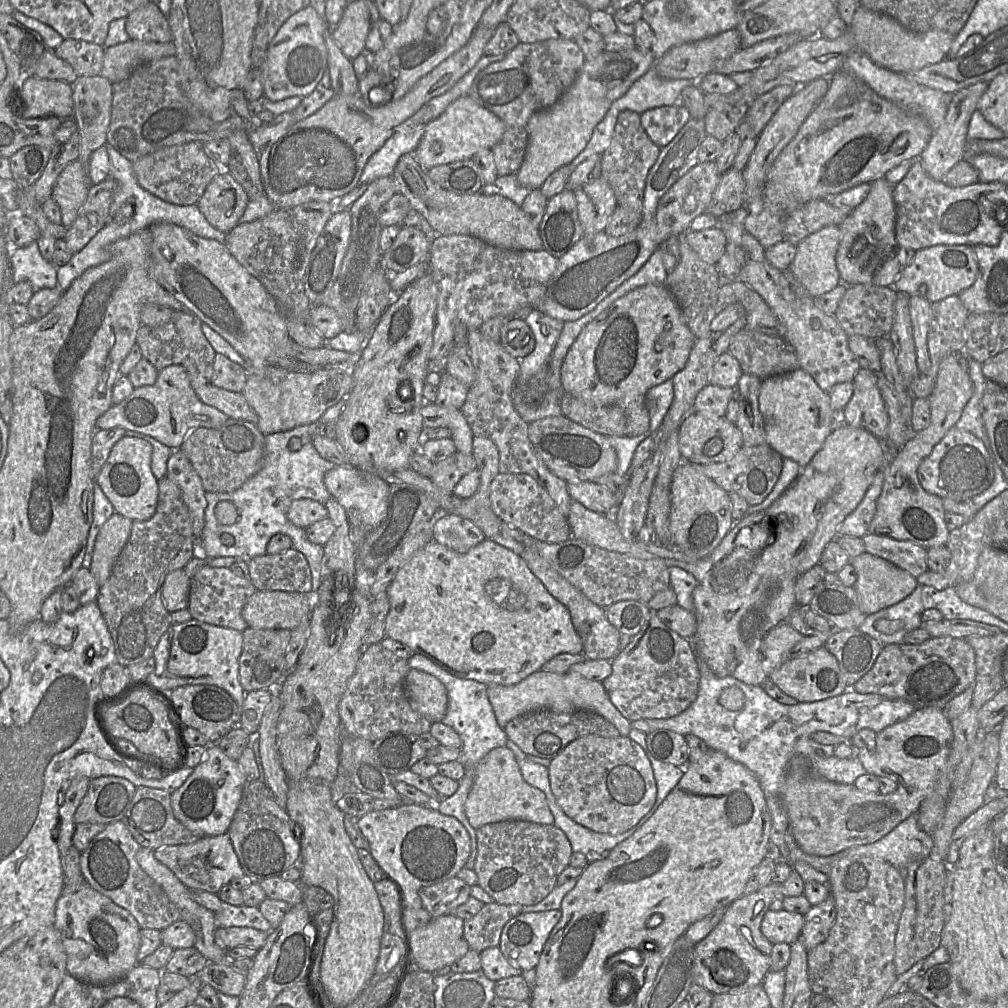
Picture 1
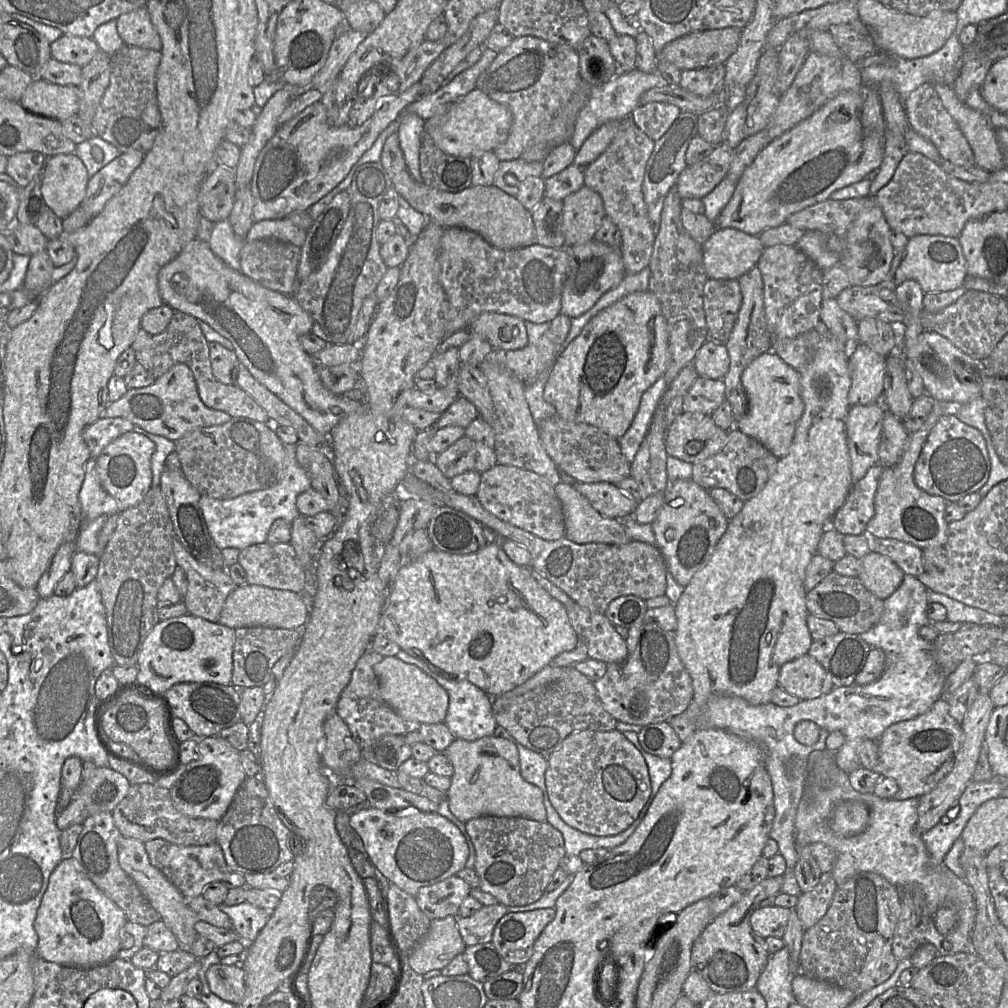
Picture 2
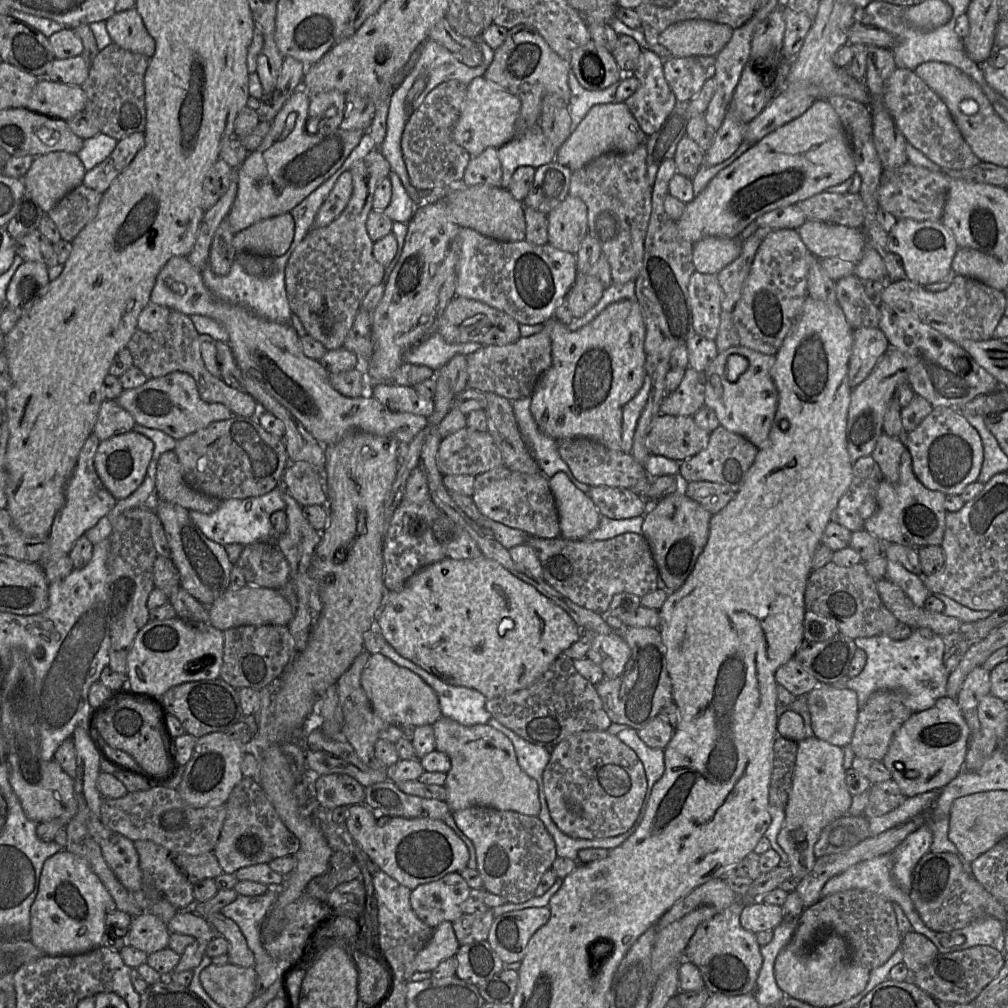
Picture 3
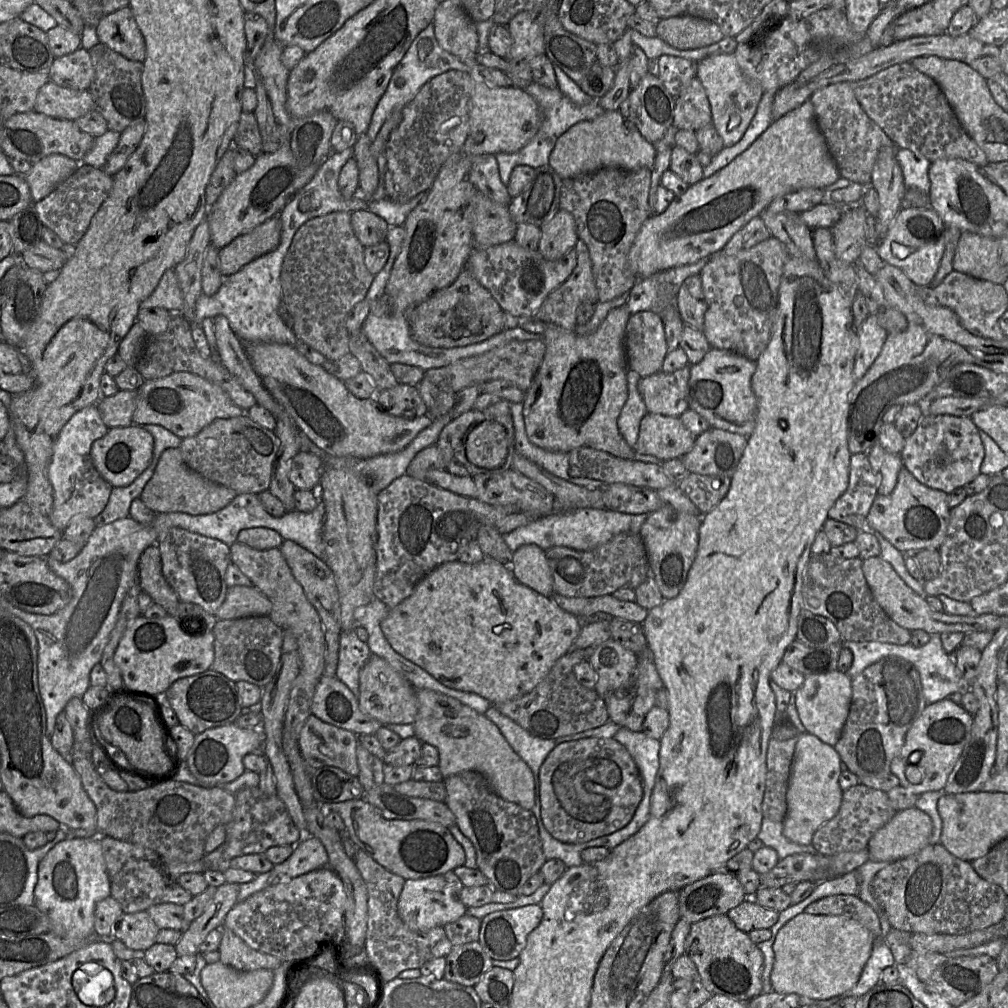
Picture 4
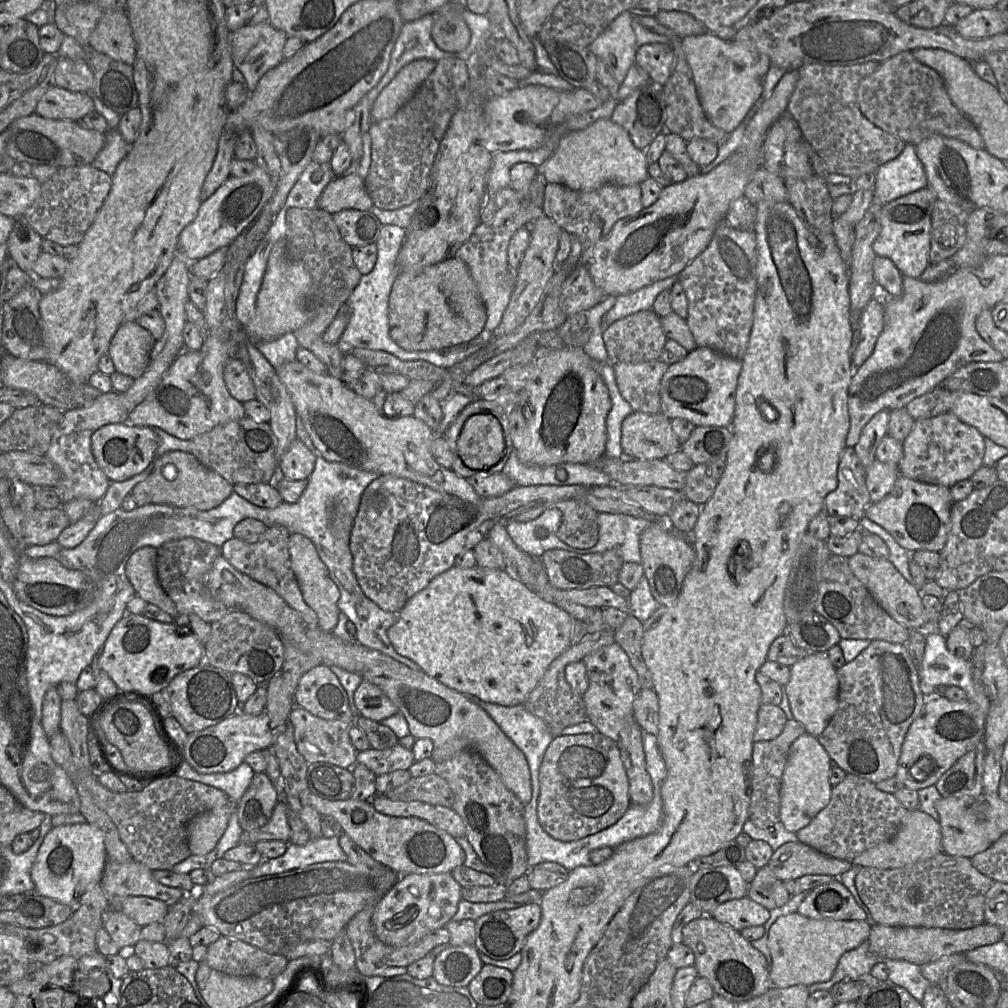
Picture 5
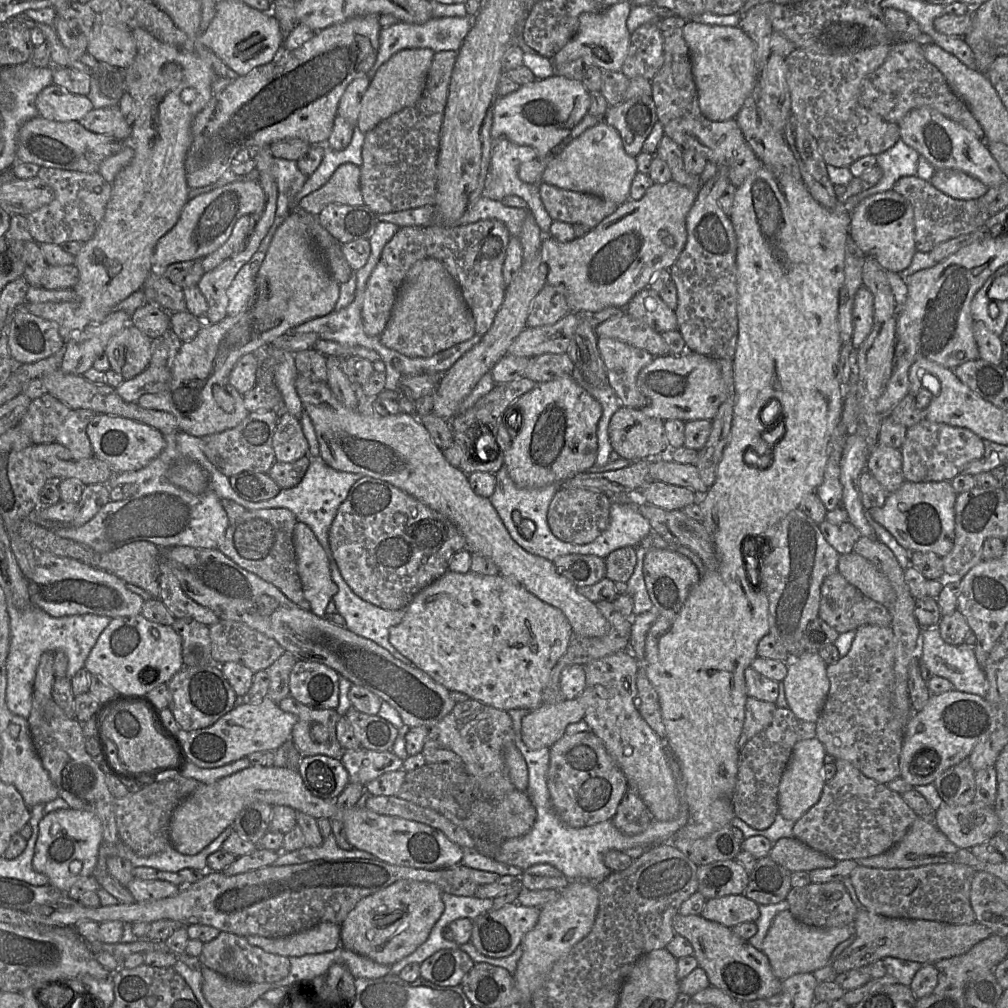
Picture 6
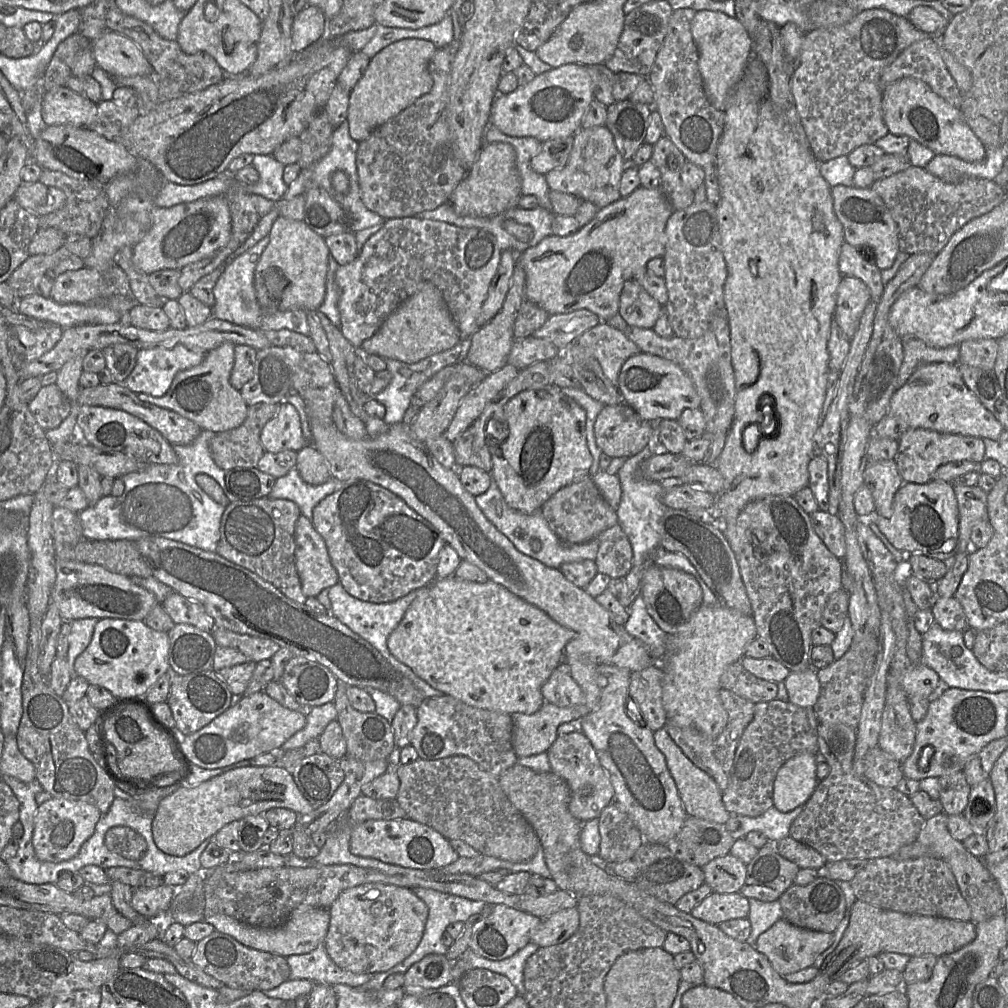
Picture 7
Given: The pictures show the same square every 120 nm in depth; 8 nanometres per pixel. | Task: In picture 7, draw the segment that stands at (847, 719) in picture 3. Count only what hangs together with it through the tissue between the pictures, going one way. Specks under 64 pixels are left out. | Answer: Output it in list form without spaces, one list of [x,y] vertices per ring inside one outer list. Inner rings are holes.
[[[809,667],[802,672],[791,672],[784,683],[791,703],[801,707],[813,707],[820,693],[817,670]]]

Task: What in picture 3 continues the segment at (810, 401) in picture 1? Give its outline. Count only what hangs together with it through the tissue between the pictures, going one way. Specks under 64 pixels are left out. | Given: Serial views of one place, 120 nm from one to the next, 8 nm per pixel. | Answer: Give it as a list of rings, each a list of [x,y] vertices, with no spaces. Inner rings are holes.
[[[739,345],[719,352],[704,371],[706,376],[704,406],[716,413],[720,426],[745,437],[757,447],[762,447],[767,442],[777,410],[778,391],[770,375],[774,363],[775,355],[763,354]],[[733,354],[743,356],[747,360],[747,368],[737,378],[730,374],[729,379],[723,379],[723,363]]]

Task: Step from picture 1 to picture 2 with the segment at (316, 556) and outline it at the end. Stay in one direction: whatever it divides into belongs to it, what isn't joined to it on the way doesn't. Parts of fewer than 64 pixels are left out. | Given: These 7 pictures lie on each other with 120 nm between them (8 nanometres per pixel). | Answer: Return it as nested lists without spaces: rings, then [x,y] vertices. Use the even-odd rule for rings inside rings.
[[[284,444],[284,448],[284,473],[282,479],[275,486],[248,492],[227,500],[201,497],[199,504],[207,528],[219,549],[237,548],[243,550],[251,545],[264,543],[267,541],[268,532],[275,520],[284,519],[291,524],[295,518],[300,516],[296,507],[296,500],[298,495],[312,488],[311,480],[297,461],[296,444]],[[222,508],[229,509],[230,514],[222,517],[220,515]]]

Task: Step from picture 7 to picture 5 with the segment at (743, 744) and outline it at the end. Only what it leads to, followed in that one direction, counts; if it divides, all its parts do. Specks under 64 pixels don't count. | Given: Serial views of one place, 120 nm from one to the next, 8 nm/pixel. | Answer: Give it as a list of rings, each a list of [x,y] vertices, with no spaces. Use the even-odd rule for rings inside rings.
[[[788,719],[778,737],[753,744],[752,794],[748,812],[749,820],[760,829],[768,829],[780,821],[780,789],[789,749],[793,742],[805,733],[806,729],[800,722]]]

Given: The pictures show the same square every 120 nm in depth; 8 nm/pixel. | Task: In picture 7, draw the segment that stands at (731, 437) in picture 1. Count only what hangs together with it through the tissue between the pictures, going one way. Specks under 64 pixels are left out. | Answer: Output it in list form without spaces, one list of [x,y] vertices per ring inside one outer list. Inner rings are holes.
[[[624,402],[605,405],[595,420],[594,432],[602,453],[611,458],[628,458],[646,447],[653,424]]]

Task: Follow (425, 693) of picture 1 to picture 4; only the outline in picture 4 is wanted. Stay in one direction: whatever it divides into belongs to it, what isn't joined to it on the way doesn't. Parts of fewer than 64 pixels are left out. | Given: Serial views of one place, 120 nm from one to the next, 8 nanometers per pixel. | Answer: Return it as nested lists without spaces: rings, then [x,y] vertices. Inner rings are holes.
[[[371,655],[360,671],[359,708],[365,715],[384,726],[413,724],[418,712],[418,701],[413,685],[384,659]]]

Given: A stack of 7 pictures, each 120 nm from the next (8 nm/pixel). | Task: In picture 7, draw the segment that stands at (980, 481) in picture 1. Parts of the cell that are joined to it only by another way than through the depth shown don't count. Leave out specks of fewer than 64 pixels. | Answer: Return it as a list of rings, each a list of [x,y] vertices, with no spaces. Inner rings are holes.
[[[909,428],[899,439],[894,460],[904,482],[924,484],[933,480],[935,471],[946,463],[957,461],[981,463],[984,459],[985,446],[979,437],[939,433],[924,428]]]

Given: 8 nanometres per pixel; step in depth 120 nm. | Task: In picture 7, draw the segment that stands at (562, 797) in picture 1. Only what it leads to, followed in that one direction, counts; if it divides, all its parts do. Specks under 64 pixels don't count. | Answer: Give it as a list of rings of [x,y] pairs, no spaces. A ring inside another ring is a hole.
[[[580,730],[558,735],[546,753],[548,754],[551,771],[563,778],[570,788],[570,813],[582,822],[598,818],[602,810],[614,801],[614,788],[606,770],[601,766],[597,753],[589,739]]]

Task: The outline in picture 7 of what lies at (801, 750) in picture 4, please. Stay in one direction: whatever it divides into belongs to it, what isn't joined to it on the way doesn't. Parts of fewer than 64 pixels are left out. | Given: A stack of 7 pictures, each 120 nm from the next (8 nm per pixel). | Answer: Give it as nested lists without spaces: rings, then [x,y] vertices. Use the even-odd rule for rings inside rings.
[[[801,753],[787,760],[778,770],[773,787],[773,804],[781,812],[804,805],[818,785],[816,756]]]

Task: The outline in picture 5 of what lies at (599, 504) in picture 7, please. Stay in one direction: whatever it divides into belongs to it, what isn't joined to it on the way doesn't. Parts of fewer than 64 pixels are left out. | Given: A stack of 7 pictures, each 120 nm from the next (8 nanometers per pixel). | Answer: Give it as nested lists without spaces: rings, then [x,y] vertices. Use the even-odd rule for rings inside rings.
[[[580,498],[556,502],[562,513],[557,537],[574,548],[591,548],[599,537],[598,512]]]

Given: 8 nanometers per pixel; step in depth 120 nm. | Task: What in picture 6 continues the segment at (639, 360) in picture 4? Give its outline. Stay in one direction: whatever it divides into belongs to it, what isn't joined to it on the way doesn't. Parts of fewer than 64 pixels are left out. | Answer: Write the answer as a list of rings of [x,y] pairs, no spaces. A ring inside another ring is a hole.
[[[624,313],[595,327],[597,338],[607,337],[644,349],[654,357],[669,354],[668,346],[661,333],[646,323]]]

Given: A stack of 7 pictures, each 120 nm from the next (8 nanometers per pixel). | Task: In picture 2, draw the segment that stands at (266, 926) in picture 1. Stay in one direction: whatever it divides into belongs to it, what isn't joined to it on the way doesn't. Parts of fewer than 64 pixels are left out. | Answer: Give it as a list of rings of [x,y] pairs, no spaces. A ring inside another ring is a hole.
[[[247,901],[233,906],[226,906],[222,903],[219,908],[230,917],[233,930],[240,936],[240,941],[246,942],[246,948],[255,941],[272,913]]]

